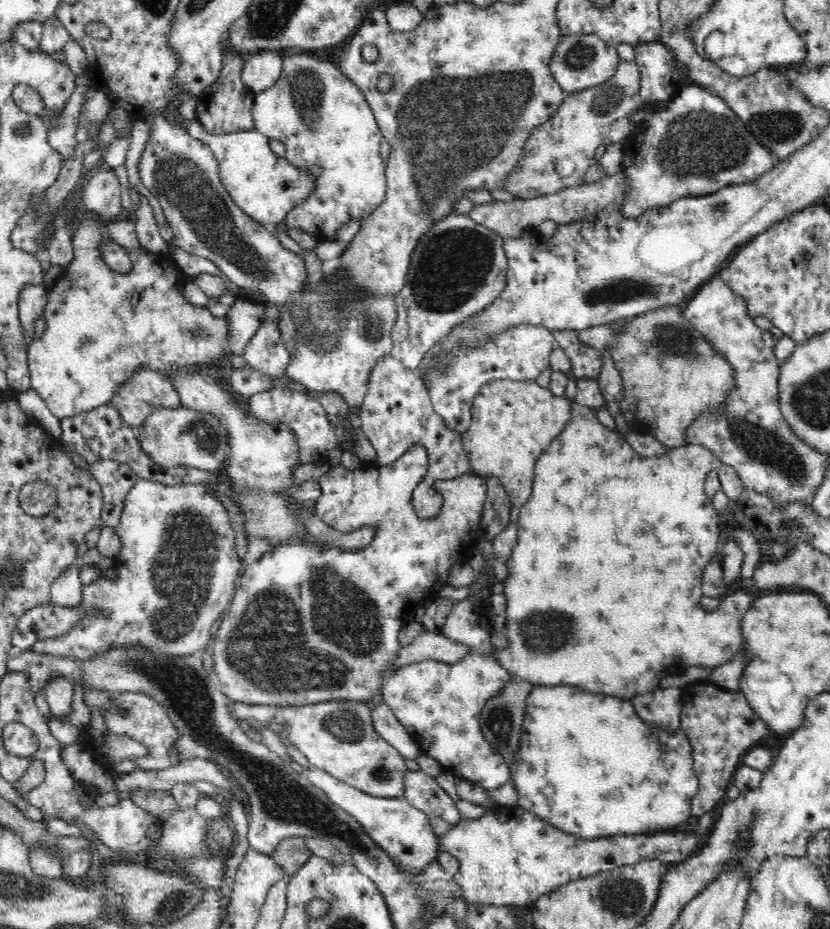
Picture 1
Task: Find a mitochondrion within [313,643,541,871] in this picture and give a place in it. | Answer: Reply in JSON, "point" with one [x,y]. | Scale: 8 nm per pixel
{"point":[499,723]}

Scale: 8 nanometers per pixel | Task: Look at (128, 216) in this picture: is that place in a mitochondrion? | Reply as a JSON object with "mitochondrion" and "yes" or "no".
{"mitochondrion":"no"}

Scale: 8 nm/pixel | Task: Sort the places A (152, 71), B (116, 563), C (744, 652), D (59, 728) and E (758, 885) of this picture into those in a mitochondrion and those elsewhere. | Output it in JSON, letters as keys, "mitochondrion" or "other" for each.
{"A":"other","B":"other","C":"other","D":"other","E":"other"}

